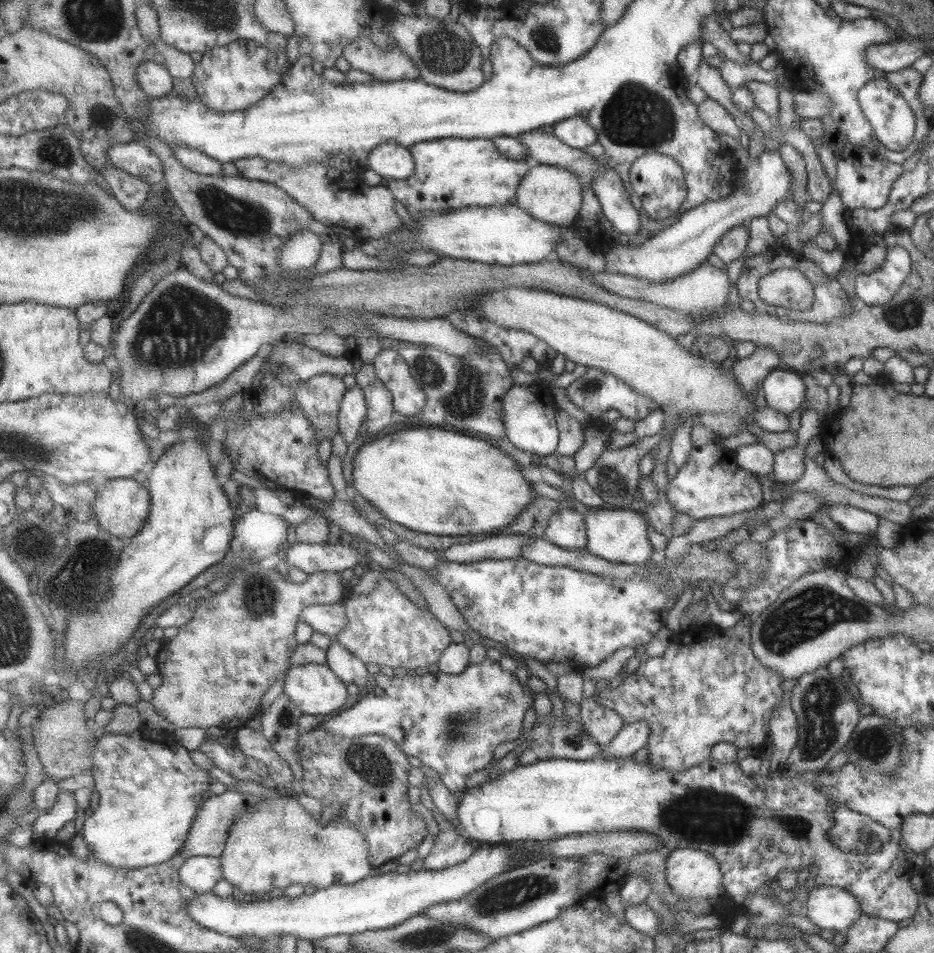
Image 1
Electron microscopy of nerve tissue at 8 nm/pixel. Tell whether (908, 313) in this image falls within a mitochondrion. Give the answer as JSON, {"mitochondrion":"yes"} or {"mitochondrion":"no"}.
{"mitochondrion":"yes"}

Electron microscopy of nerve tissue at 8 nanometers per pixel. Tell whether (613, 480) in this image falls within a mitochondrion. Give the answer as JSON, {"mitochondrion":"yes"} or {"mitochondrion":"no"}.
{"mitochondrion":"yes"}

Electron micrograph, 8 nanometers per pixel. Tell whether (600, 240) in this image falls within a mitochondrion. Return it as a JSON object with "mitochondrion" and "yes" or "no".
{"mitochondrion":"no"}

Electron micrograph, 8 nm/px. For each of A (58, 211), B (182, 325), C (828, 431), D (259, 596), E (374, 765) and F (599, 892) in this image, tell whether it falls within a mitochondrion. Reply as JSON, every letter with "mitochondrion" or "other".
{"A":"mitochondrion","B":"mitochondrion","C":"other","D":"mitochondrion","E":"mitochondrion","F":"other"}

